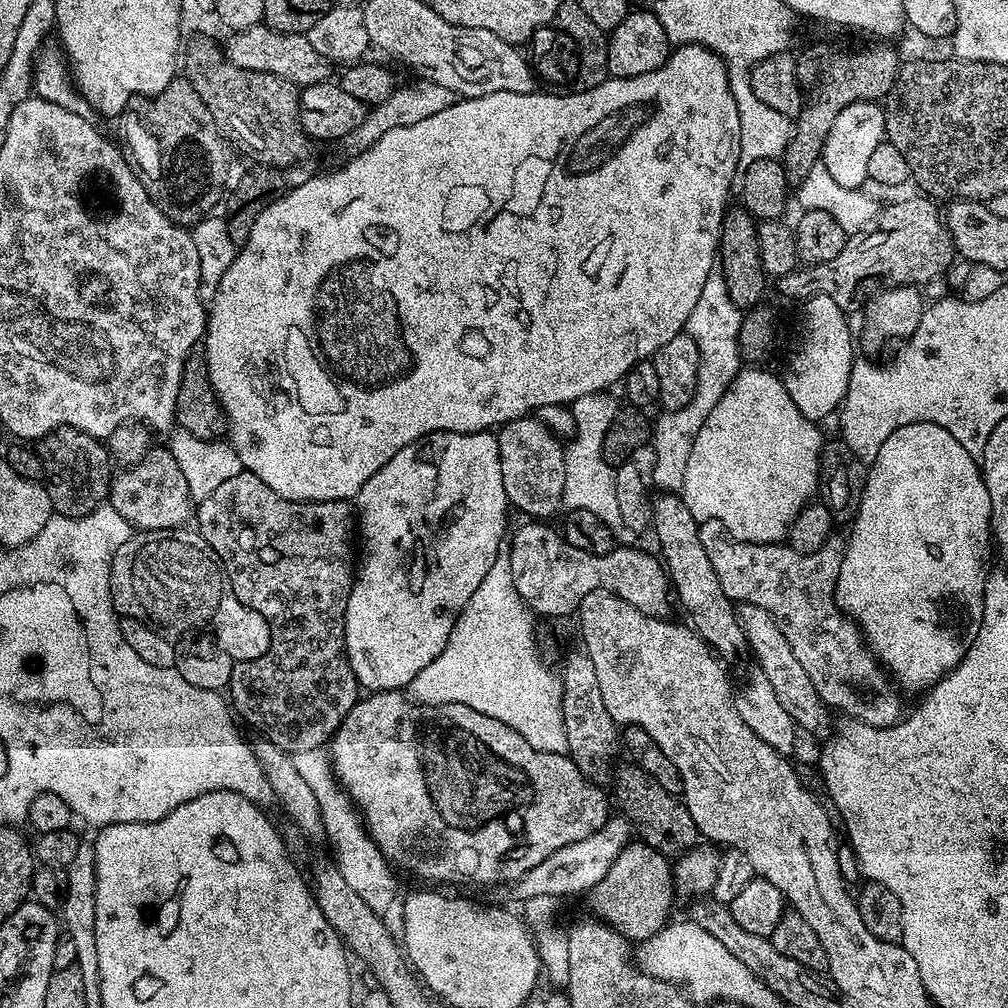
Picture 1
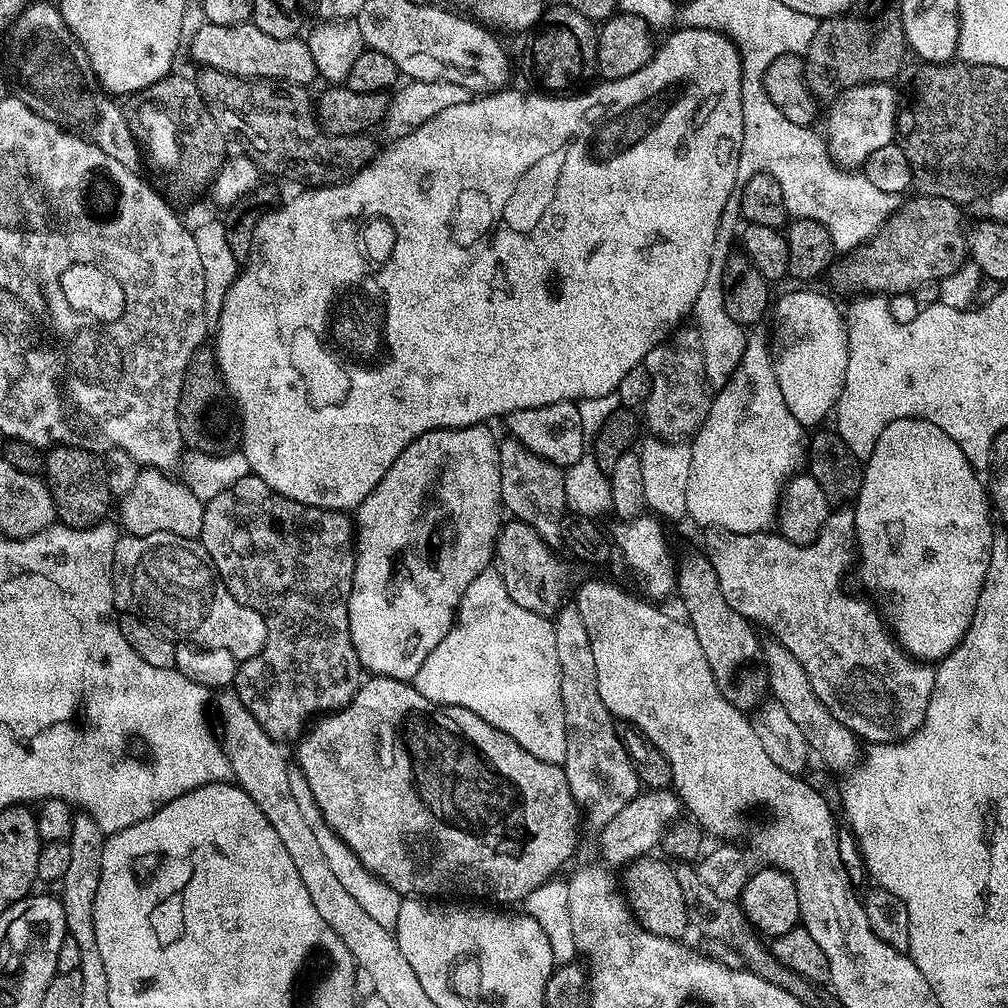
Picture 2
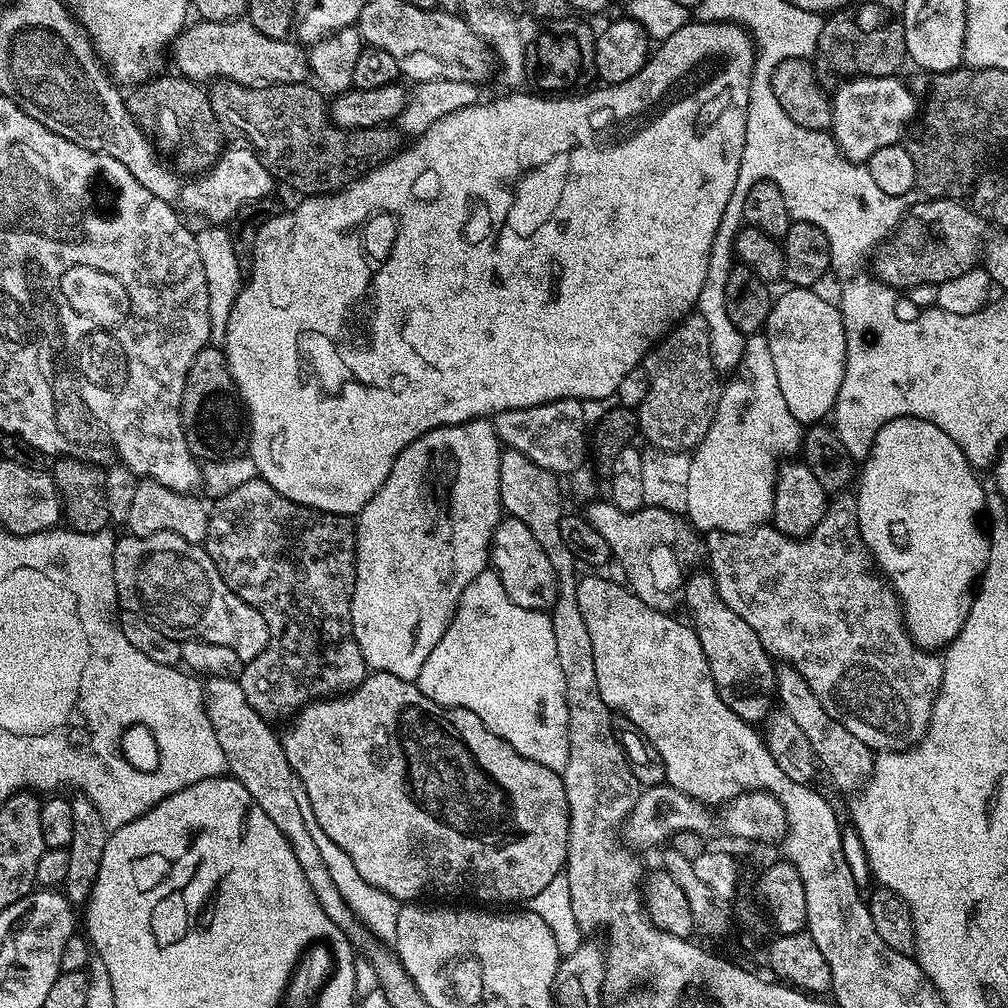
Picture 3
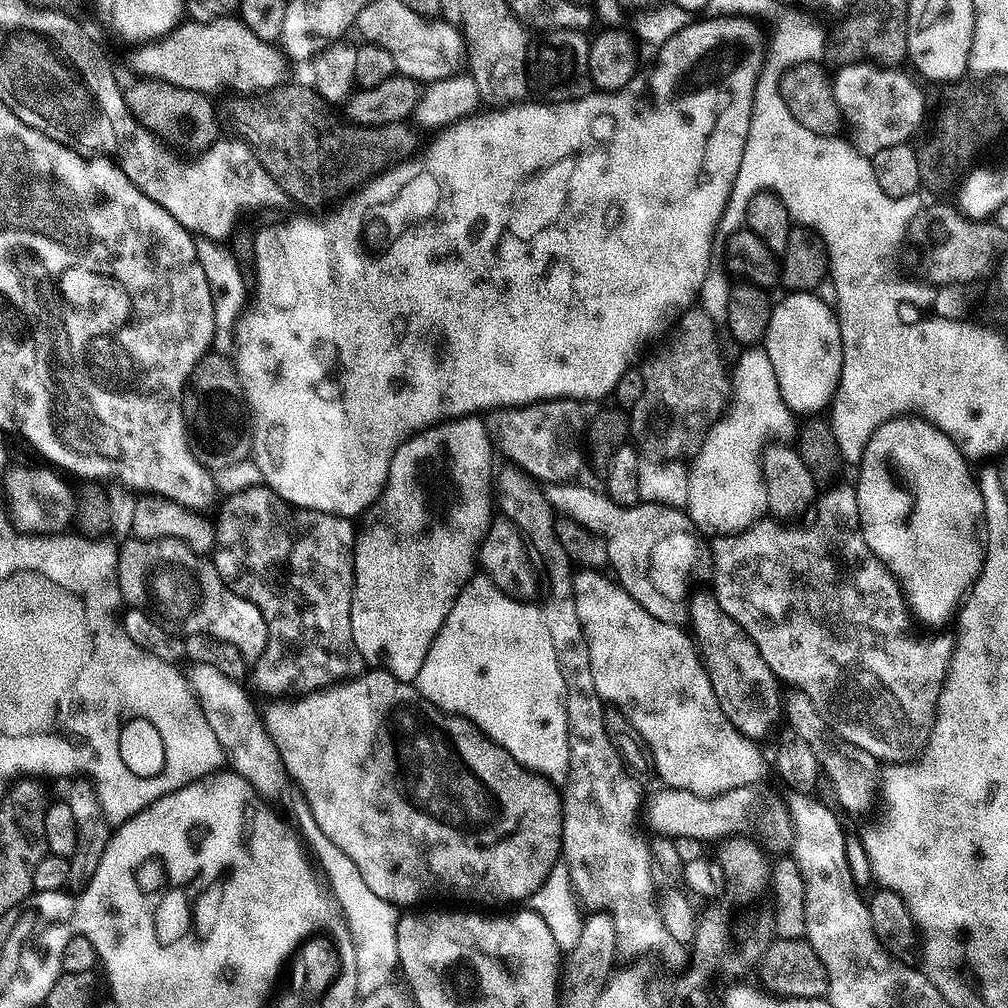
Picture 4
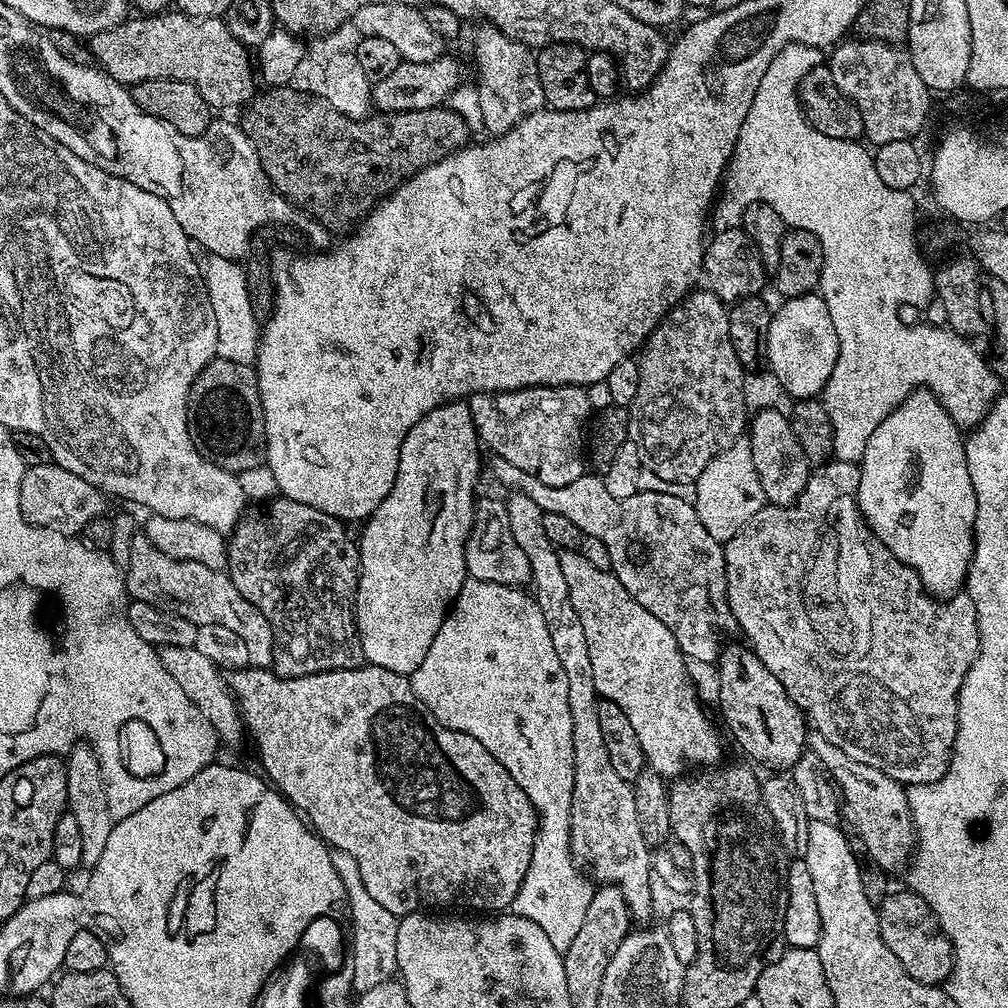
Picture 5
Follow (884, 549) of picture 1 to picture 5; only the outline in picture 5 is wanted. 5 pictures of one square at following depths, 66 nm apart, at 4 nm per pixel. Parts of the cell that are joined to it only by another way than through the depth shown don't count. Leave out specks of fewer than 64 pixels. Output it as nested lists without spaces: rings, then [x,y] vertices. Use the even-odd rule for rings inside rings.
[[[912,392],[870,434],[866,454],[860,460],[860,481],[856,504],[864,523],[903,564],[909,564],[937,598],[956,595],[965,587],[968,567],[972,565],[972,531],[976,499],[970,470],[966,470],[965,437],[956,419],[944,409],[933,392]]]

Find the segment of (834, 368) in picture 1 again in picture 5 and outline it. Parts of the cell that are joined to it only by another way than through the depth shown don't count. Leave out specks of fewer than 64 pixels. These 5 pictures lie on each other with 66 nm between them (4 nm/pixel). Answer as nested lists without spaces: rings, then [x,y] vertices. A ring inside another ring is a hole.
[[[819,294],[790,296],[772,313],[766,364],[784,391],[793,401],[811,400],[823,393],[830,374],[834,374],[834,362],[838,362],[838,334],[834,334],[834,322],[830,322],[830,310],[826,310],[824,297]]]

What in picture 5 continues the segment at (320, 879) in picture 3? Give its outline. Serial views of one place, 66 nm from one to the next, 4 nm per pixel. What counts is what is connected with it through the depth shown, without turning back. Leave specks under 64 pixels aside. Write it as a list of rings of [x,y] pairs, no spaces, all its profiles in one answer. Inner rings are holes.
[[[162,646],[159,650],[162,666],[186,690],[186,698],[194,702],[210,722],[210,726],[216,731],[217,741],[224,744],[240,744],[246,740],[246,729],[240,705],[236,703],[236,697],[228,688],[225,673],[210,658],[197,650],[194,646]]]

